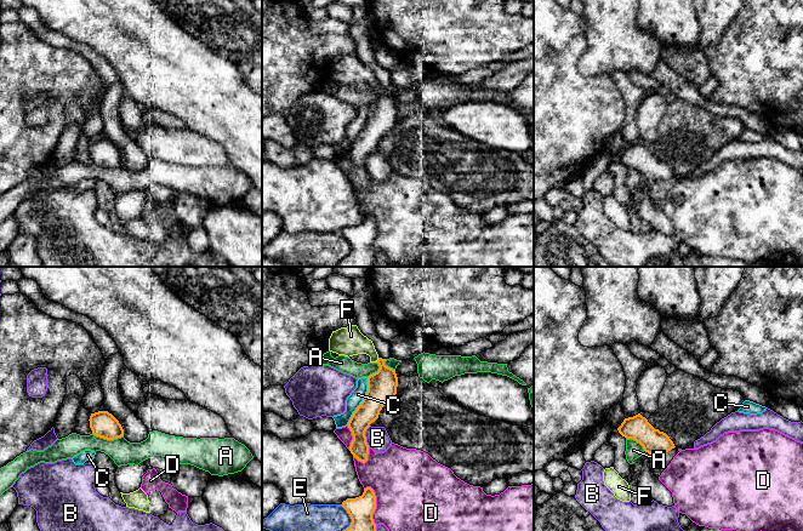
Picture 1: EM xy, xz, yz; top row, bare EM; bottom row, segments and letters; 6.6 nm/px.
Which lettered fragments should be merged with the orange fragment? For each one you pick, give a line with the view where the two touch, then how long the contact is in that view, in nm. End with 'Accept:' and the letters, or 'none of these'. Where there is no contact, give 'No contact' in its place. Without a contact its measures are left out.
F: Touches orange in xz. Shared border 40 nm
Accept: F

